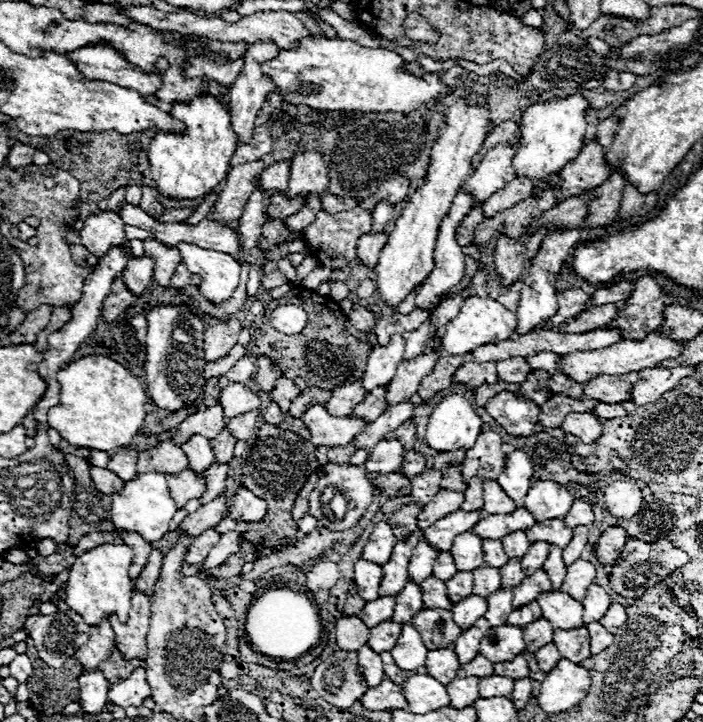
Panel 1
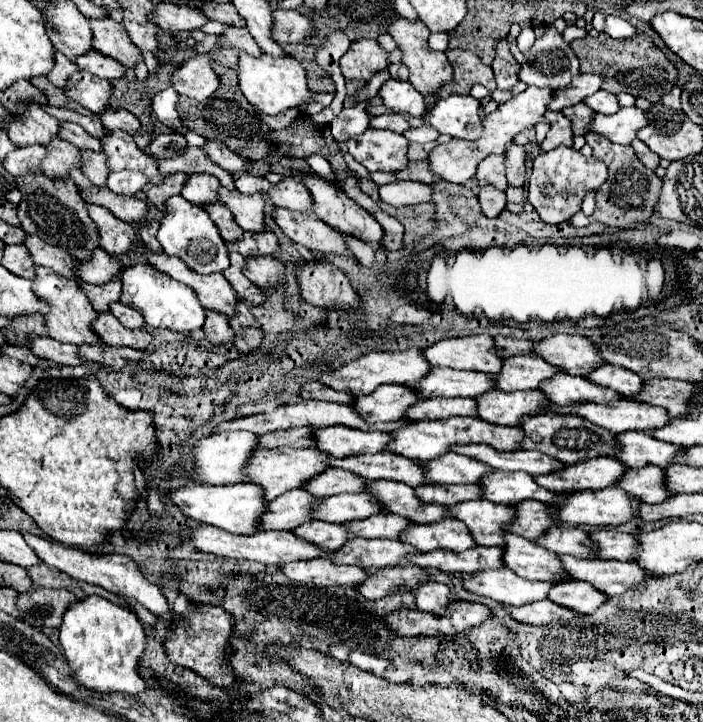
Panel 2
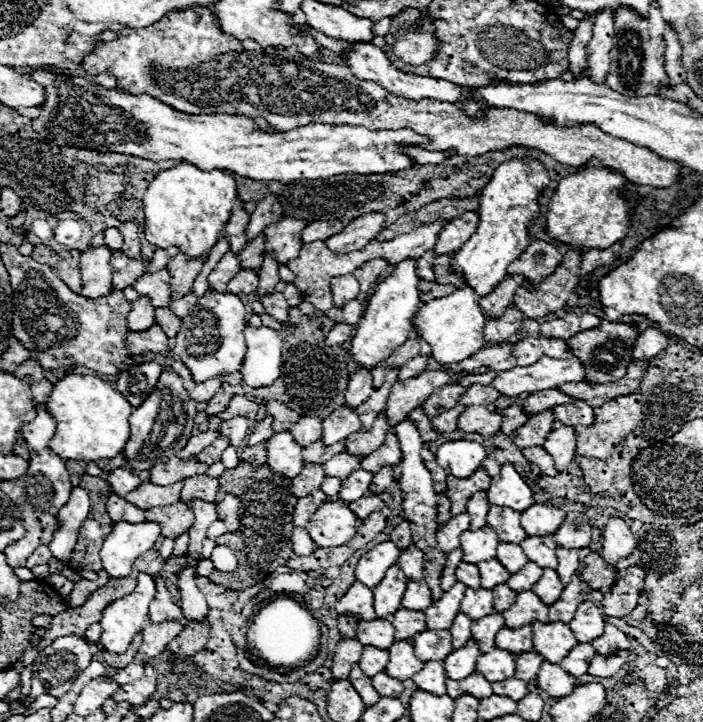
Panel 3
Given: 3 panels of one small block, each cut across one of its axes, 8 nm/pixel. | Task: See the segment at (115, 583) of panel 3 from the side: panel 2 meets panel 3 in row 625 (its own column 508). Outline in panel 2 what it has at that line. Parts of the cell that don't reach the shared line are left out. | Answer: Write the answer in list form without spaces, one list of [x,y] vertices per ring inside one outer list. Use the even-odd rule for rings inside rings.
[[[506,40],[496,44],[496,58],[492,62],[492,70],[496,74],[496,84],[500,90],[512,90],[520,80],[518,80],[518,62],[508,50]]]

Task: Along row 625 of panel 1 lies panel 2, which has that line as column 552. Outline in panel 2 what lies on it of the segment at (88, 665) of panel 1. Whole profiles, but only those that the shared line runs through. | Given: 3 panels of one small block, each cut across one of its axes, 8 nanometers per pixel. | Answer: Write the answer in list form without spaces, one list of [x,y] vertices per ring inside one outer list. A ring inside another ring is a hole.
[[[578,74],[566,88],[558,88],[554,92],[554,100],[548,104],[550,110],[564,110],[566,106],[574,106],[588,98],[590,94],[602,90],[604,76],[598,74]]]

